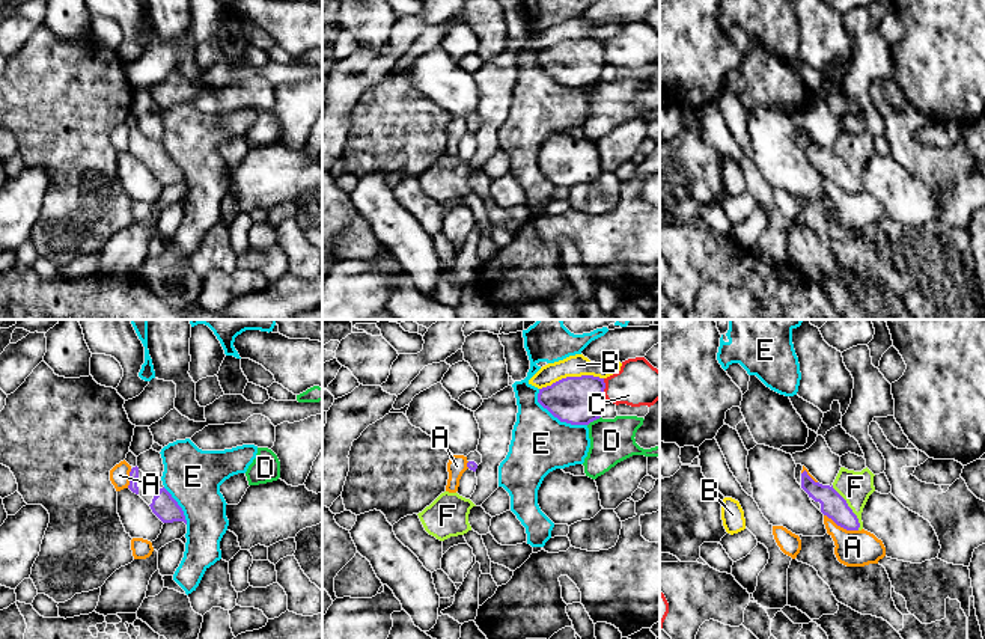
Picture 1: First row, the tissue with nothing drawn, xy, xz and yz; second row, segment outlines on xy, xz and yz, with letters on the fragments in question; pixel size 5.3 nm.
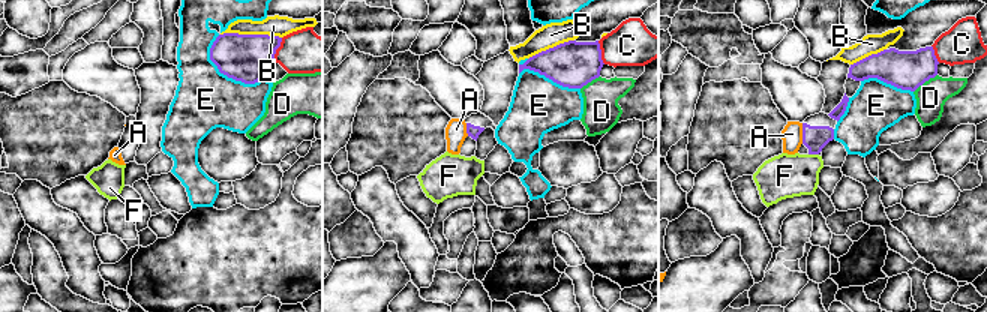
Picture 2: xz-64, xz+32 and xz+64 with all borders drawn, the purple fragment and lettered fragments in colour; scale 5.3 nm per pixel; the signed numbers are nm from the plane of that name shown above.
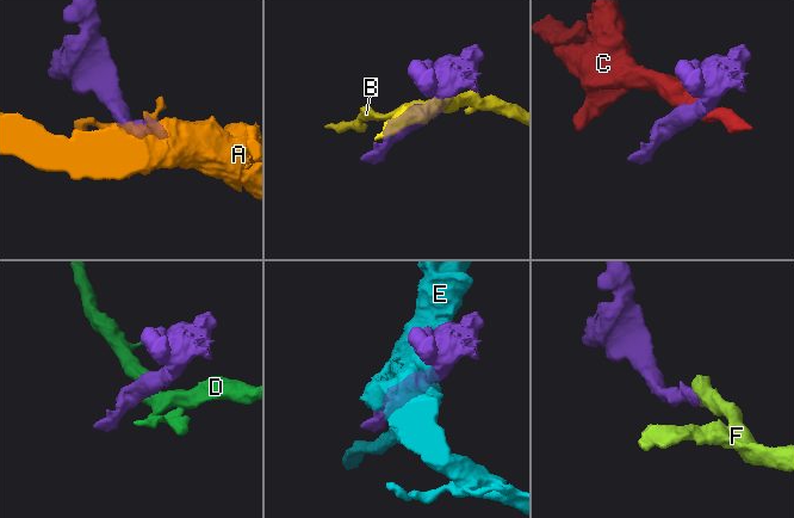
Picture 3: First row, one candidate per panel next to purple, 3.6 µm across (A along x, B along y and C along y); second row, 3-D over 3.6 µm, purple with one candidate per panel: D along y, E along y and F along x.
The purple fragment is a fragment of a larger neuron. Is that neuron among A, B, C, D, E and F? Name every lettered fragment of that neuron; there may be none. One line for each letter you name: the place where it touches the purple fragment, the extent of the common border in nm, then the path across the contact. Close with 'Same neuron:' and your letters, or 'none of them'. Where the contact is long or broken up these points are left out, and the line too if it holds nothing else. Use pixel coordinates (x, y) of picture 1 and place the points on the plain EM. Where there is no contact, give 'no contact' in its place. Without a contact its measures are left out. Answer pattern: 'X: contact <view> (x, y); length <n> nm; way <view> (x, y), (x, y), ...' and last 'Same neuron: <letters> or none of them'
F: contact yz (850, 171); length 280 nm; way yz (833, 168), (850, 171), (850, 155), (856, 149)
Same neuron: F

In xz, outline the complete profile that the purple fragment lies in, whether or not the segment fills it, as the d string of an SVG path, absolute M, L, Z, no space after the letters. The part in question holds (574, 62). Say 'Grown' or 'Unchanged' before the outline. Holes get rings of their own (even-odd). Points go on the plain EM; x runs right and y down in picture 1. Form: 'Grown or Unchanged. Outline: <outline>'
Unchanged. Outline: M566 39L539 51L538 65L560 84L589 87L601 80L604 51L604 41L599 39Z

